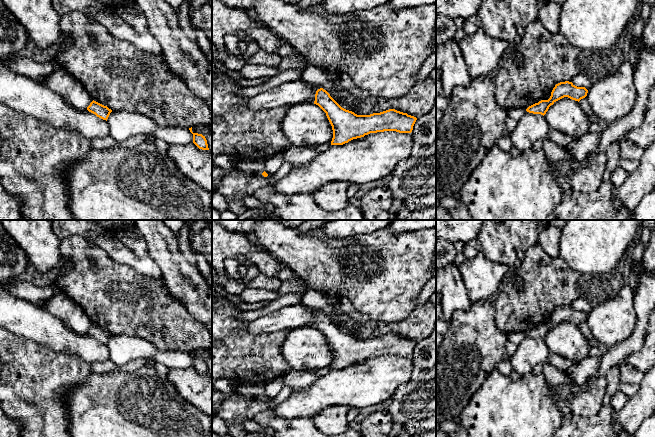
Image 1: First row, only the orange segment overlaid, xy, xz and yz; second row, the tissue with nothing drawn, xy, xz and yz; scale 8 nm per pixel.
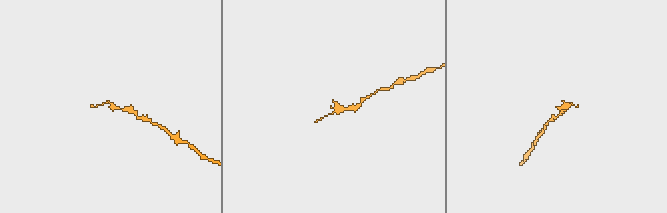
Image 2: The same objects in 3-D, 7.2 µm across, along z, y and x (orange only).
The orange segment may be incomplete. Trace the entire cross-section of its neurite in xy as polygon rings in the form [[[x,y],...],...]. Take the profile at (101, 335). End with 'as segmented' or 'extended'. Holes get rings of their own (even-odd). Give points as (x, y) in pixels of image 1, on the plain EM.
[[[94,324],[87,331],[87,334],[89,336],[95,338],[97,341],[99,341],[103,344],[106,344],[106,345],[107,345],[110,337],[112,336],[112,334],[109,333],[107,330],[104,330]]]; as segmented

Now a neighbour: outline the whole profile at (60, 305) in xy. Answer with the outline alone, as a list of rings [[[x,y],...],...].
[[[63,292],[42,300],[39,306],[60,318],[76,333],[87,334],[93,325],[85,311]]]

